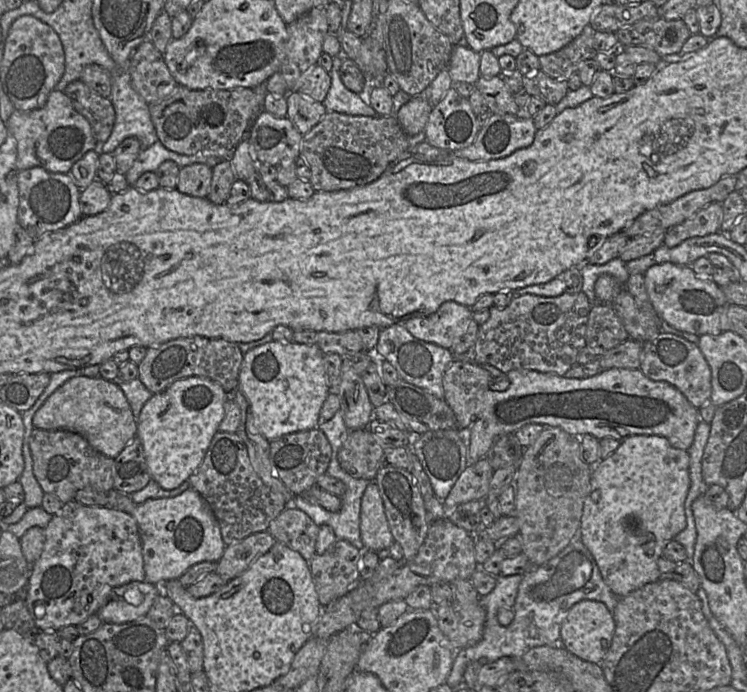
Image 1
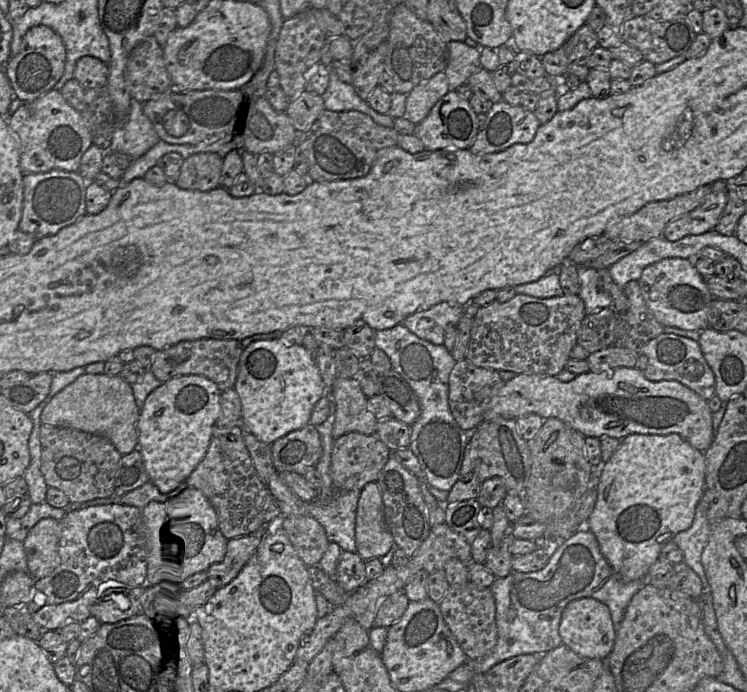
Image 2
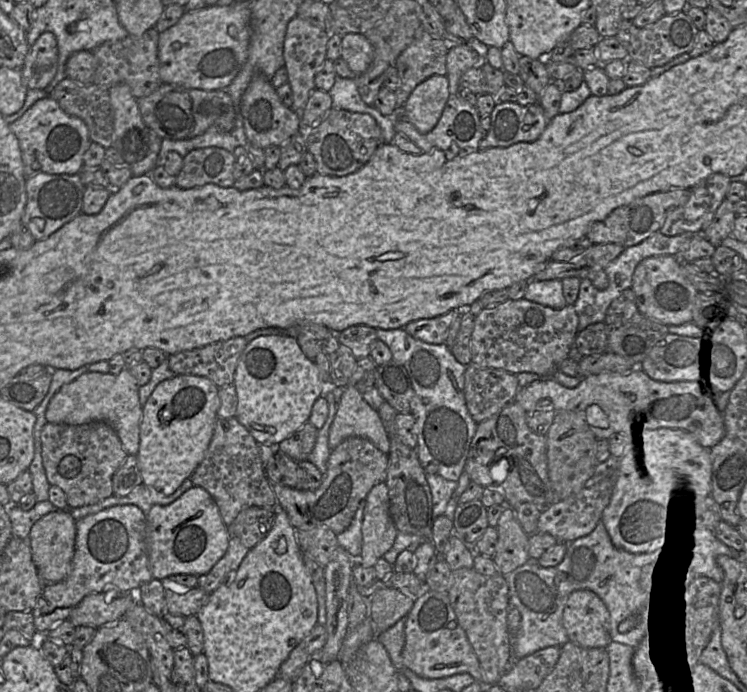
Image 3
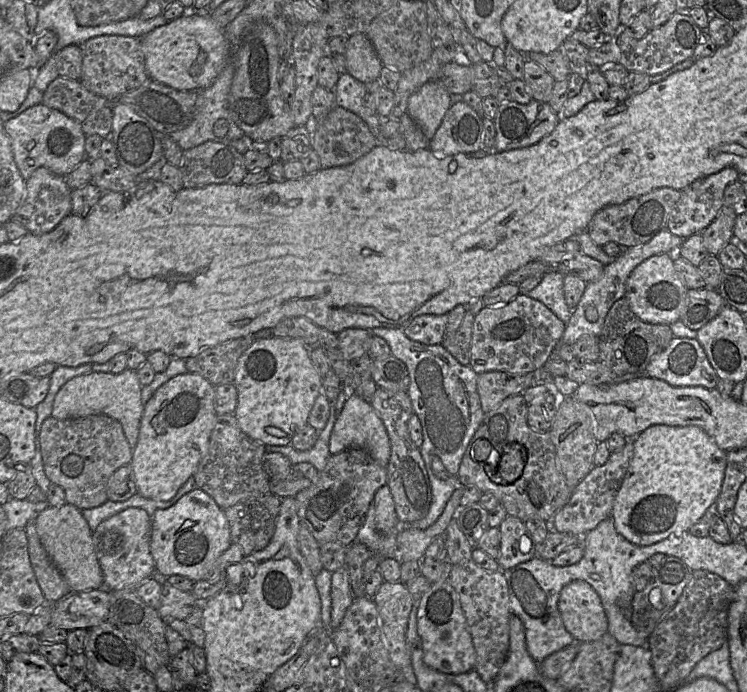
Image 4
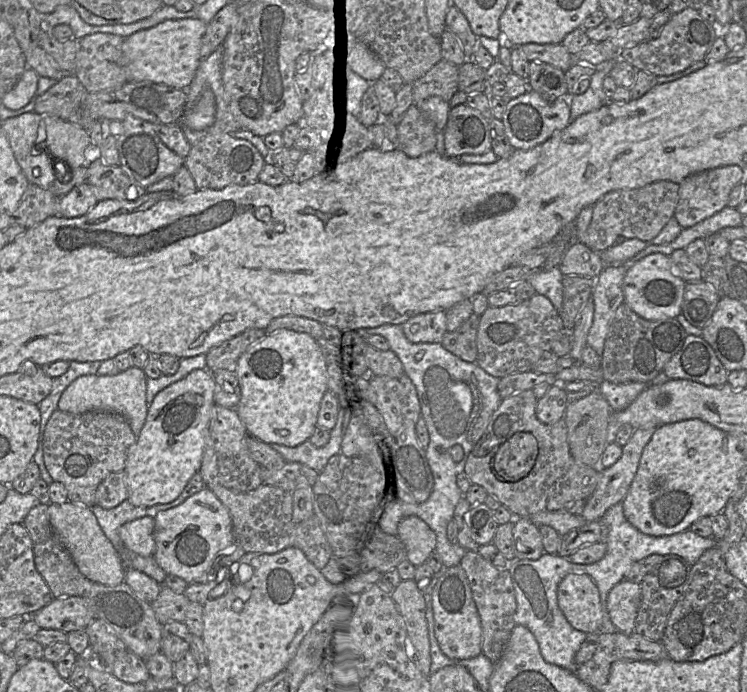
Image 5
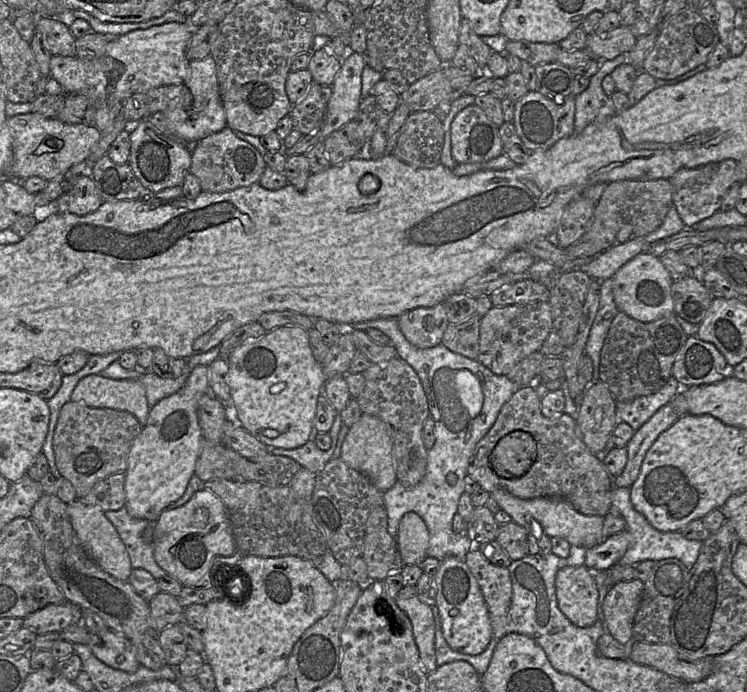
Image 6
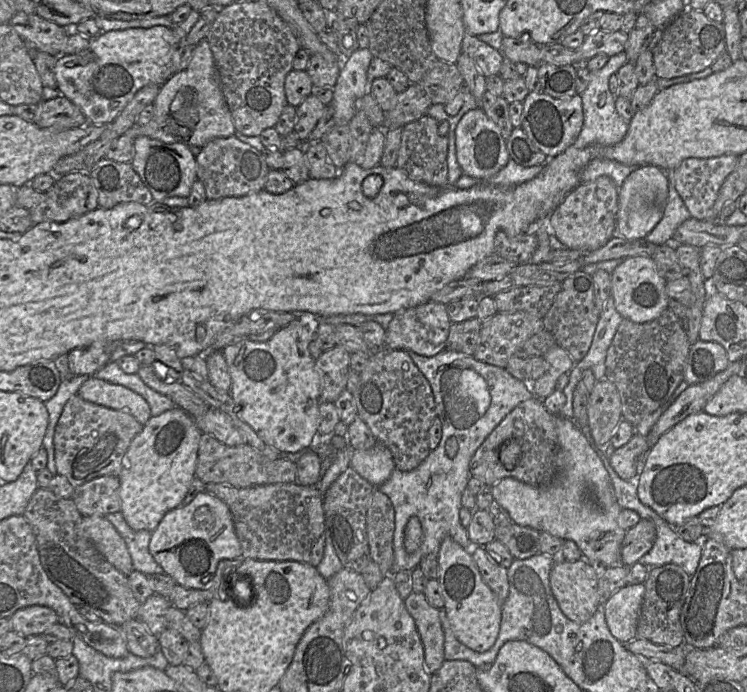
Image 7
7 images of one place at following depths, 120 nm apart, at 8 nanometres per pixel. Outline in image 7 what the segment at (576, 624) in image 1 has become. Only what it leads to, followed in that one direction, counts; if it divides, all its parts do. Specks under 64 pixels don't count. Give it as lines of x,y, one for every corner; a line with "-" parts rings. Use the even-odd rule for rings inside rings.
585,558
556,561
550,571
553,596
564,615
578,624
587,622
600,606
600,568

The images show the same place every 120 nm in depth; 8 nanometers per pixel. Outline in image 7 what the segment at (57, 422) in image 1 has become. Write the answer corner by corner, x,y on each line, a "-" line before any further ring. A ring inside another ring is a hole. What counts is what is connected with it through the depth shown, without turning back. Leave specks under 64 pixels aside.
90,377
77,393
82,399
132,415
143,426
151,418
147,401
138,393
119,384

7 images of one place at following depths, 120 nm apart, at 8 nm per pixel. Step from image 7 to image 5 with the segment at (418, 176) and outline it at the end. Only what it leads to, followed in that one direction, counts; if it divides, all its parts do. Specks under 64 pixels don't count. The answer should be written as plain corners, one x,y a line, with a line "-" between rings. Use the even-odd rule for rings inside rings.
413,104
398,124
397,149
411,158
435,151
437,129
422,111

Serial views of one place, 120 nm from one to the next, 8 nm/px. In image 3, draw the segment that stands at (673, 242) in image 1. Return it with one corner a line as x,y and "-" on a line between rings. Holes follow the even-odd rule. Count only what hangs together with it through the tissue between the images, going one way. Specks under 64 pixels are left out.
716,173
691,189
688,201
670,210
660,231
666,236
699,232
713,219
726,199
731,177

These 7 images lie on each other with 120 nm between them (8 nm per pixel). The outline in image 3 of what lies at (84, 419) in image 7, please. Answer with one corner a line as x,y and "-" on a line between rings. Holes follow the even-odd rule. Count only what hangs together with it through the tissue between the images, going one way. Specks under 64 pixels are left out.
101,421
82,425
47,422
41,430
40,441
47,480
64,492
68,509
96,504
113,495
113,476
127,454
111,425

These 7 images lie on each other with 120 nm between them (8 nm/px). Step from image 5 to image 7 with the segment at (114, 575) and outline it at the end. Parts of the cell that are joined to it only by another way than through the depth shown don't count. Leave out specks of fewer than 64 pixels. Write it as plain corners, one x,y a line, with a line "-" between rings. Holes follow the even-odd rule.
85,516
82,529
111,565
127,577
131,574
133,565
126,543
106,517

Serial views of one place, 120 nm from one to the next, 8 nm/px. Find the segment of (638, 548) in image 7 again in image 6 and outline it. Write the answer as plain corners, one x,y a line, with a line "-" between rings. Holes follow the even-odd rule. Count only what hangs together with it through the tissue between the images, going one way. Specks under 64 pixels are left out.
624,530
603,543
586,549
583,565
591,571
608,570
619,562
632,543
632,535

